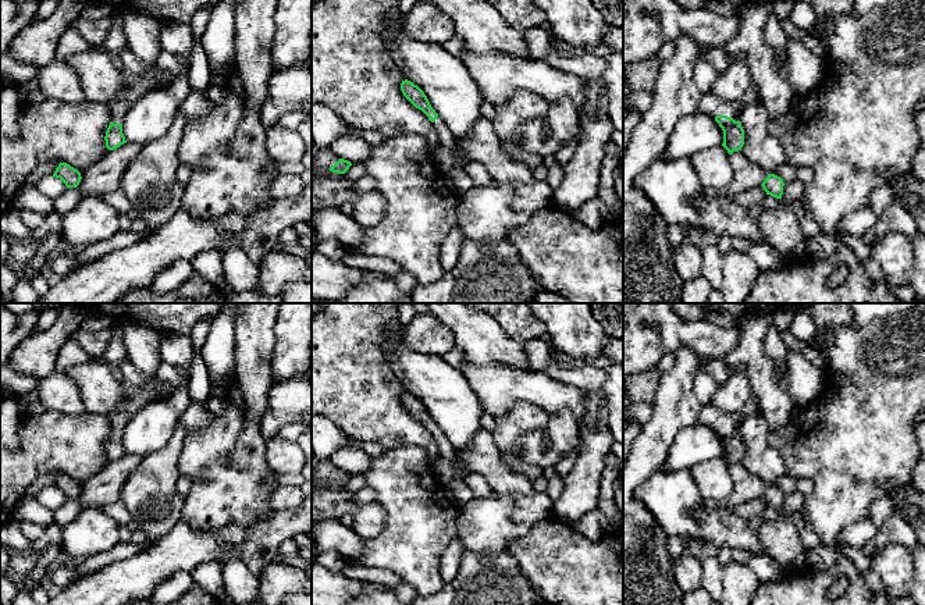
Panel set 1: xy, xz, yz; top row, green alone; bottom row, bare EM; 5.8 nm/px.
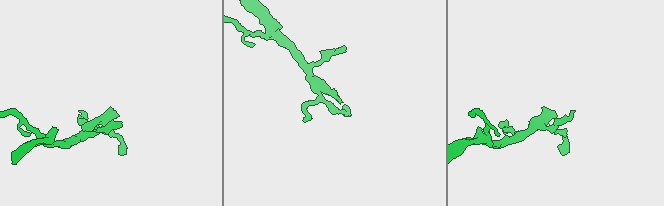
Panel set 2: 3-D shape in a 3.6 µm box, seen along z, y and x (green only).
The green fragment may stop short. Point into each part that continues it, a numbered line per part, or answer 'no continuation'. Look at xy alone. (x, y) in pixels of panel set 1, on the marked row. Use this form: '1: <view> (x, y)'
1: xy (135, 86)

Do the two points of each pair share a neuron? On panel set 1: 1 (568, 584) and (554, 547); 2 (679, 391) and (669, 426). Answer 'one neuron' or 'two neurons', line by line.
1: one neuron
2: one neuron

